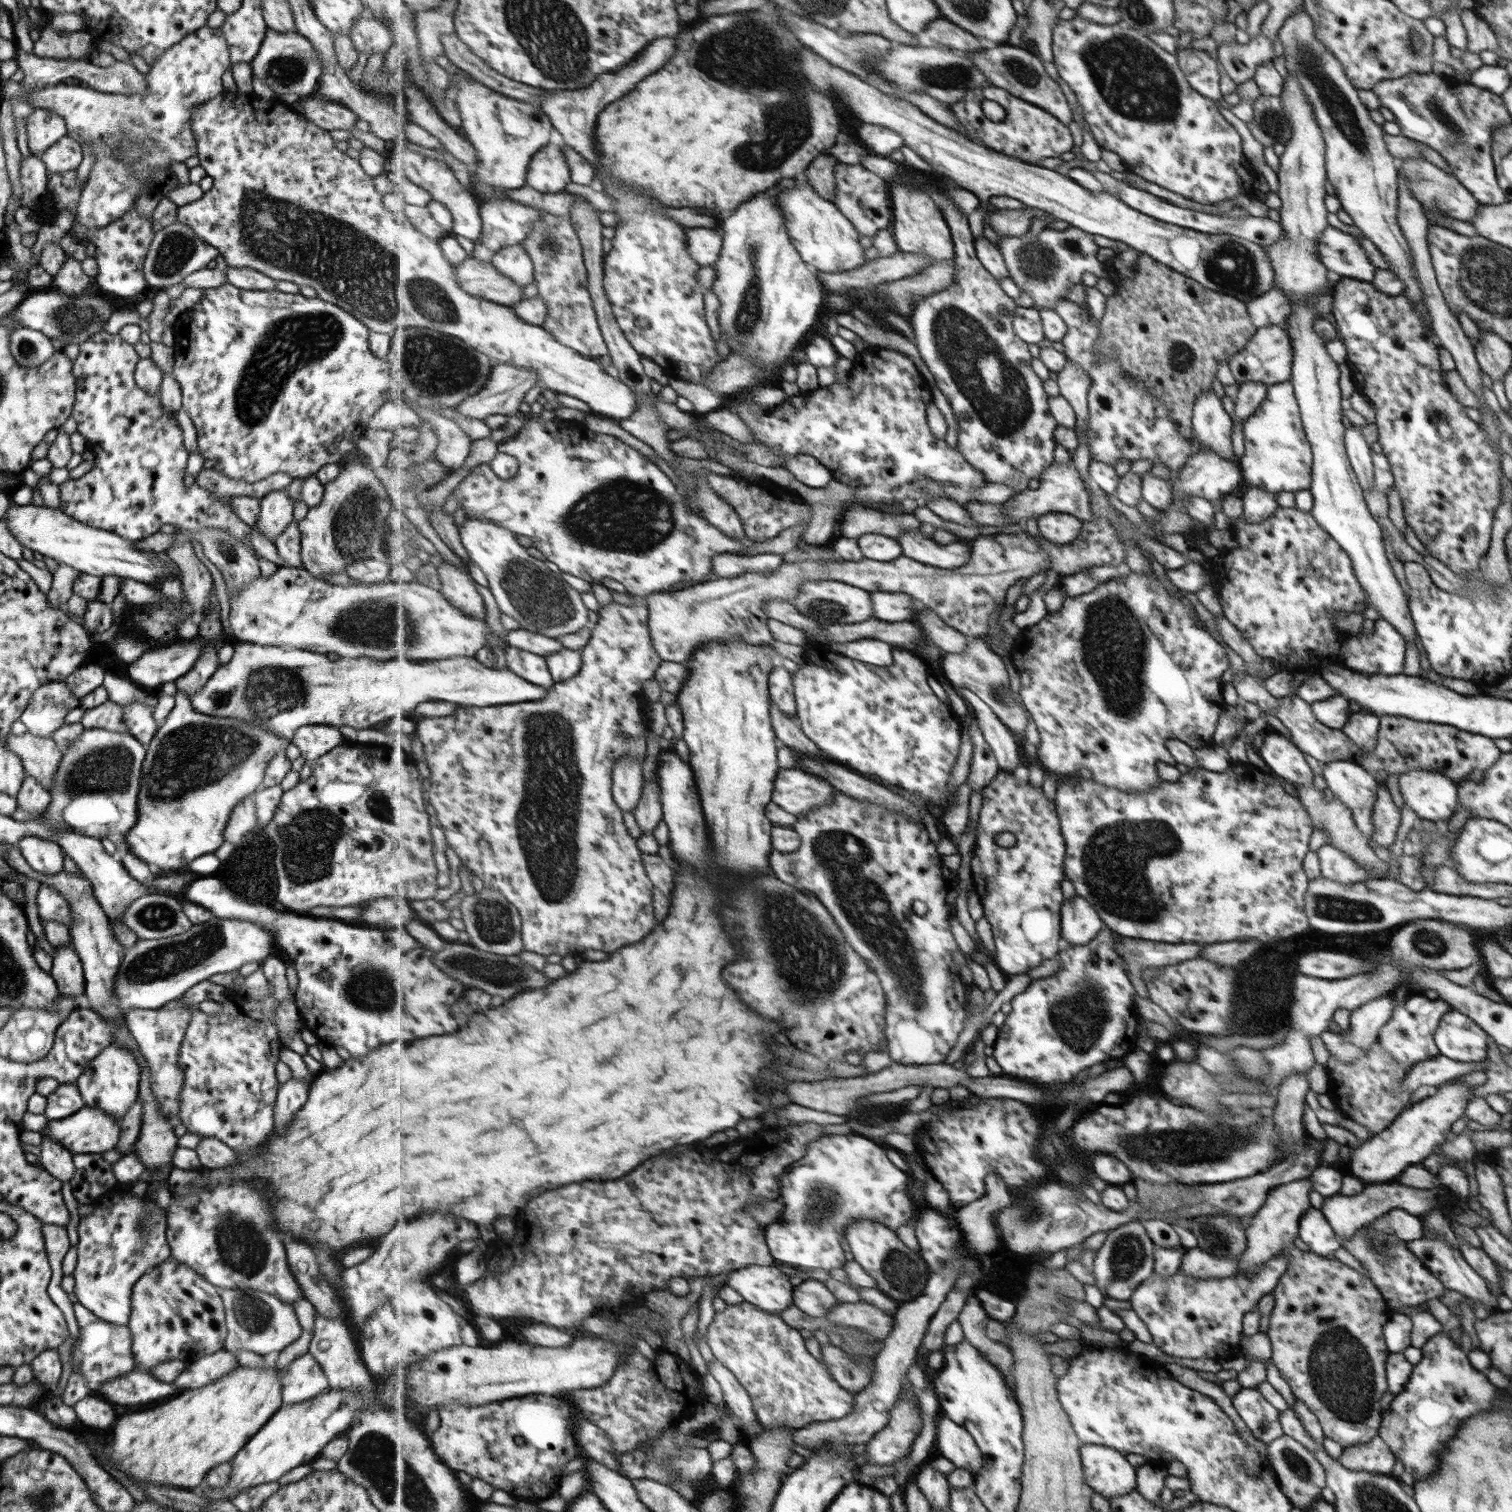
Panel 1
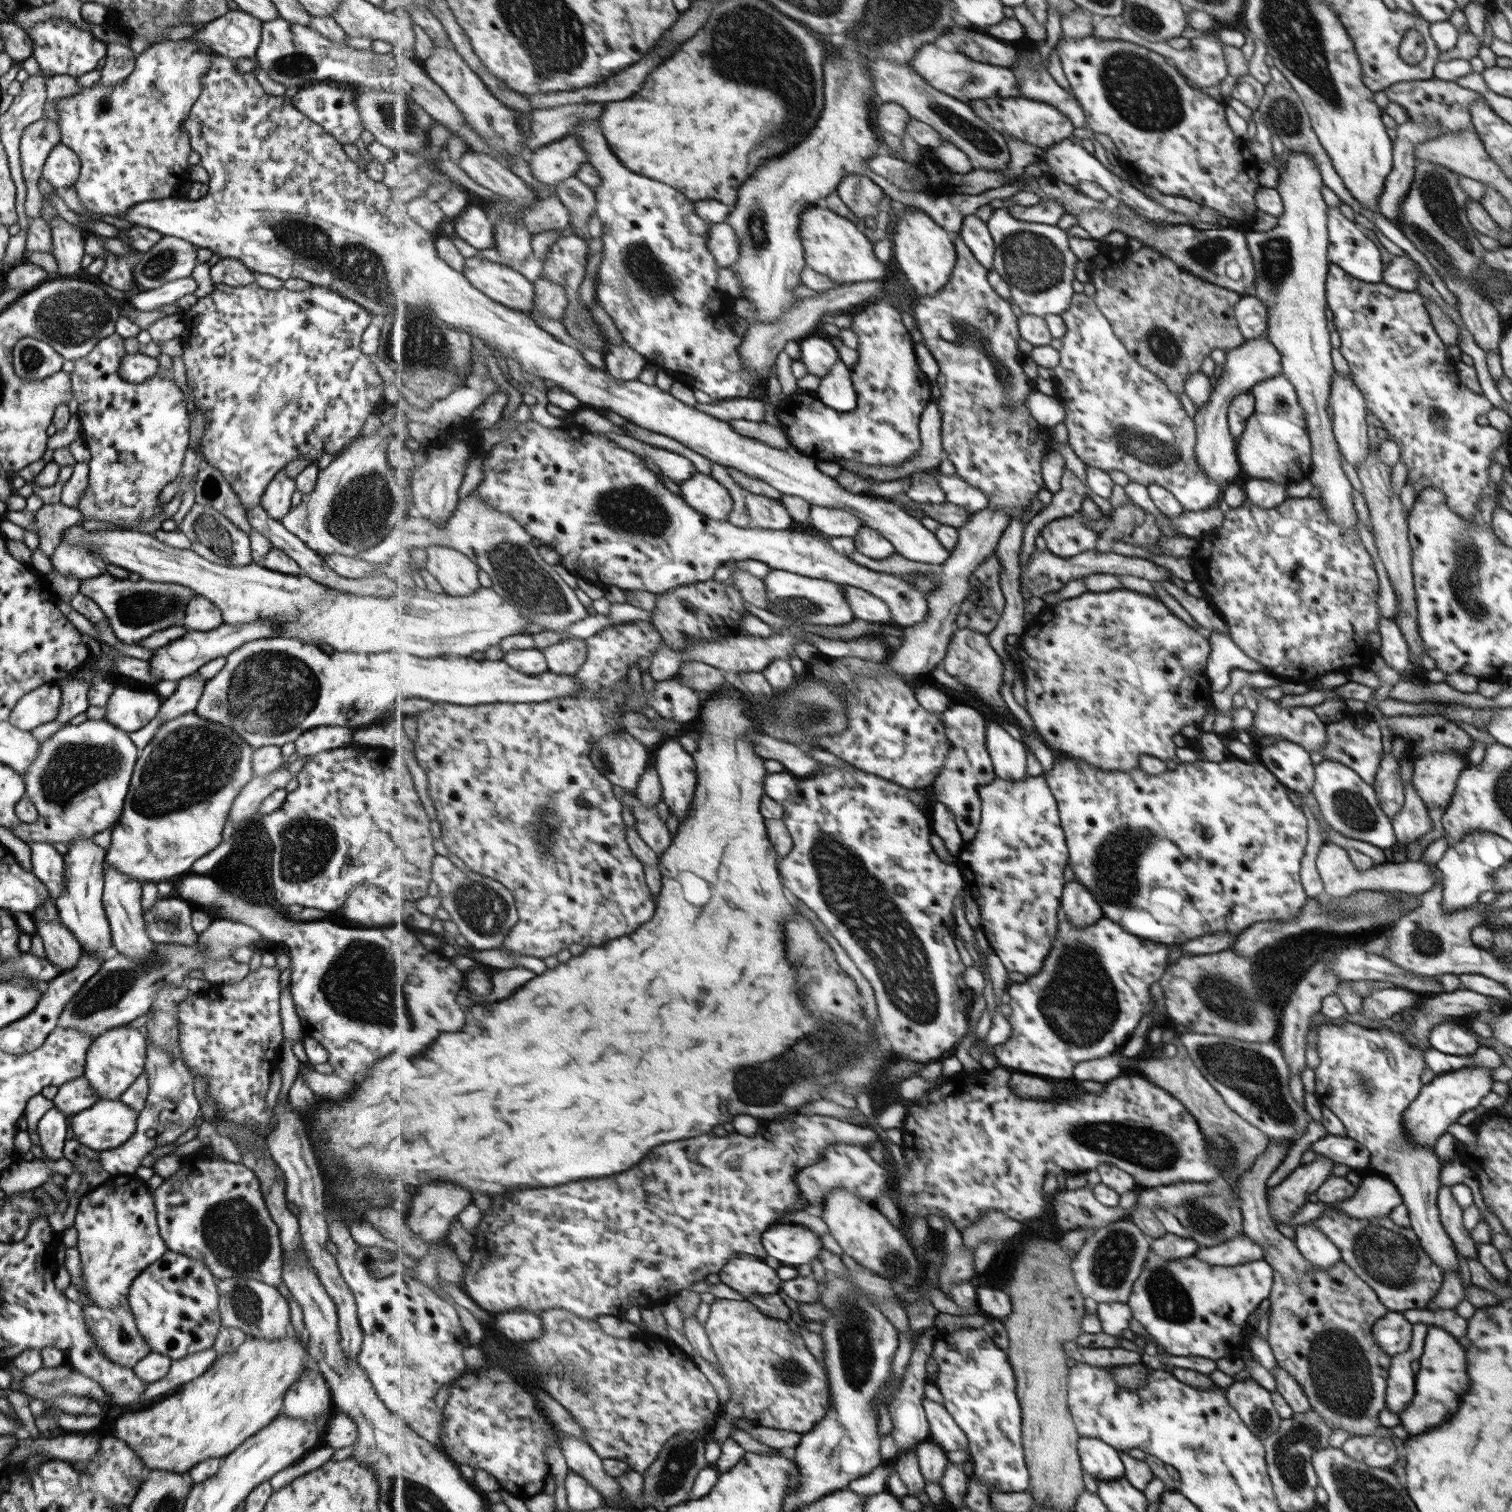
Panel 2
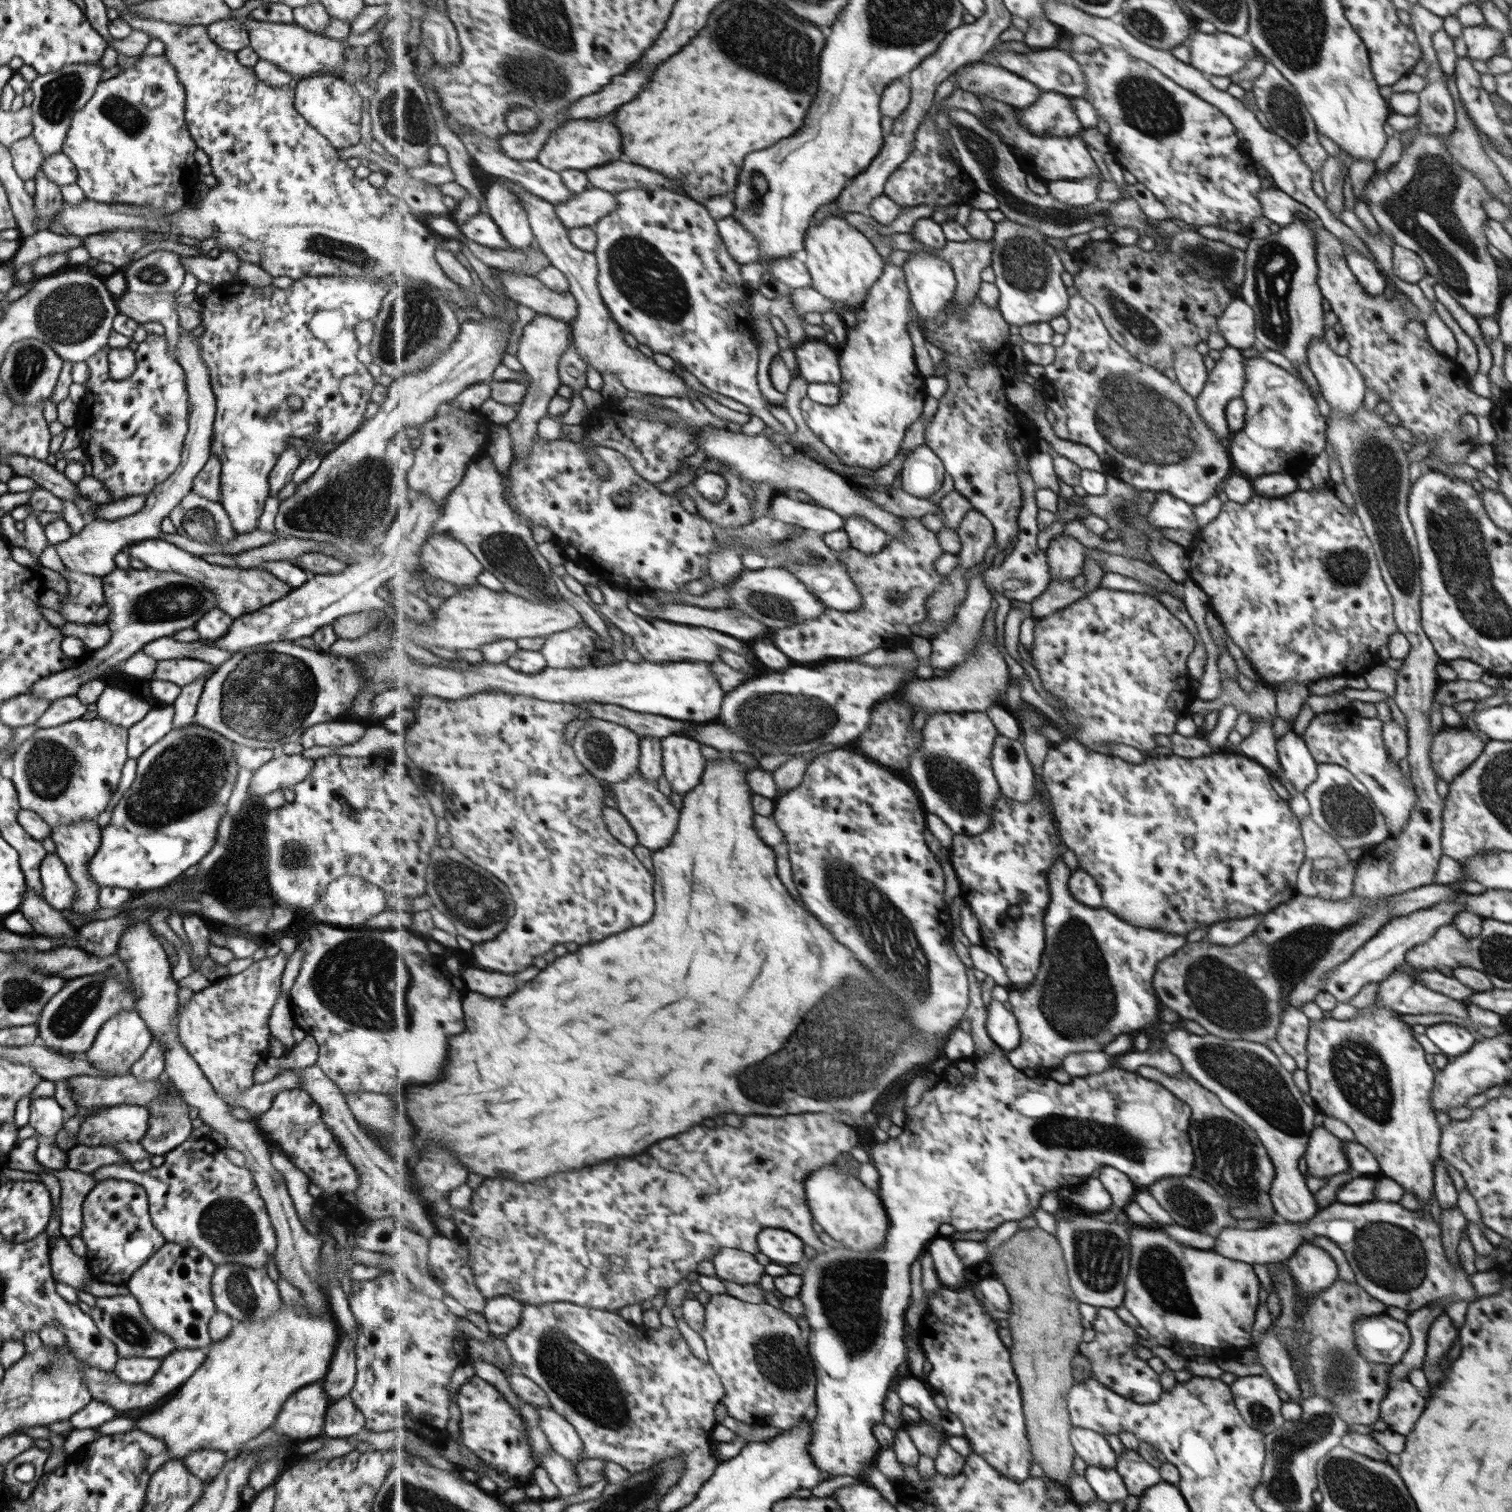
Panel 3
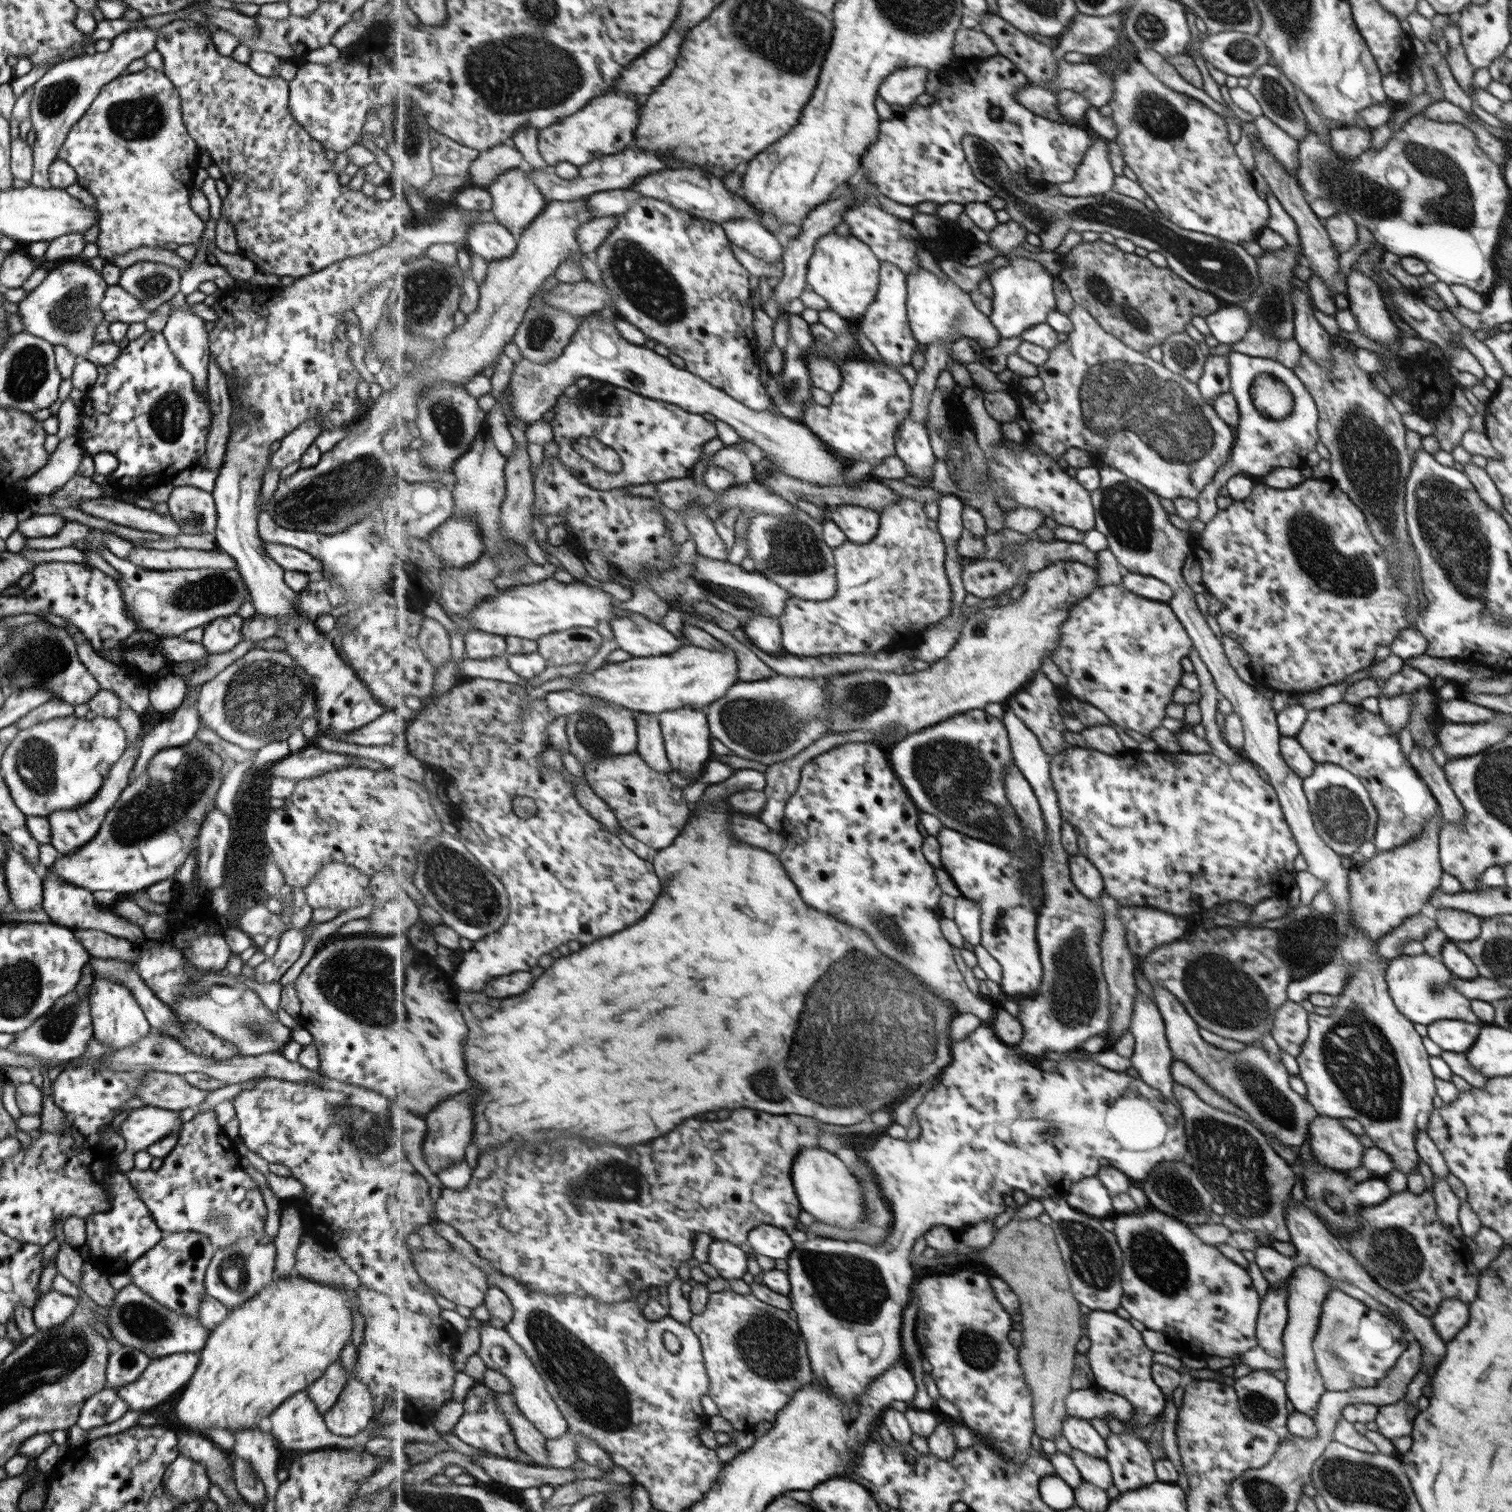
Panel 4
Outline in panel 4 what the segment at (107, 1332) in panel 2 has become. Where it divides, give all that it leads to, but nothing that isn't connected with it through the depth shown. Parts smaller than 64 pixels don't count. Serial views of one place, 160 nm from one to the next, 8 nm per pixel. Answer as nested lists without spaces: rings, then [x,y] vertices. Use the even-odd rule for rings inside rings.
[[[132,1285],[116,1291],[113,1302],[107,1307],[107,1312],[101,1316],[113,1340],[117,1340],[123,1346],[141,1351],[150,1358],[175,1353],[196,1353],[203,1348],[206,1336],[209,1334],[209,1330],[197,1318],[166,1310],[141,1292],[141,1289]]]

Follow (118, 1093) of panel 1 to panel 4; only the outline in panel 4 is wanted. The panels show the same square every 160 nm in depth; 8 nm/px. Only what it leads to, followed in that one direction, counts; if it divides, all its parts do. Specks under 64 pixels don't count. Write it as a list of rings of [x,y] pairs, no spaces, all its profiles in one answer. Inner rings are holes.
[[[93,977],[89,990],[92,992],[89,997],[89,1016],[95,1041],[99,1041],[105,1047],[111,1047],[114,1051],[119,1051],[131,1047],[151,1032],[149,1023],[126,986],[106,978]]]

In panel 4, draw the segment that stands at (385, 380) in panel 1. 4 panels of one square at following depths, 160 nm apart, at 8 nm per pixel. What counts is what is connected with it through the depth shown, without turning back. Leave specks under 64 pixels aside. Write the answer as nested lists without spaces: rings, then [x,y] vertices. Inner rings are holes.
[[[454,202],[451,207],[437,212],[437,215],[431,218],[417,219],[417,223],[408,226],[406,232],[398,228],[392,240],[367,254],[334,262],[323,270],[296,278],[286,287],[225,288],[210,306],[217,315],[217,320],[213,322],[213,329],[208,332],[208,349],[226,381],[227,378],[232,378],[230,382],[234,382],[234,392],[239,400],[241,415],[239,422],[230,428],[225,443],[224,459],[218,468],[214,487],[210,492],[216,510],[216,524],[213,529],[215,547],[225,552],[235,562],[235,570],[241,575],[256,612],[280,624],[280,631],[276,636],[287,644],[285,654],[291,656],[291,660],[295,660],[299,668],[303,668],[303,672],[309,676],[309,682],[314,686],[316,694],[314,718],[325,736],[340,737],[354,731],[381,716],[387,708],[369,692],[352,668],[343,663],[332,645],[330,636],[319,633],[313,620],[308,620],[298,612],[297,594],[283,583],[284,571],[261,548],[262,541],[257,537],[256,530],[258,512],[255,509],[255,502],[260,502],[261,476],[268,468],[269,446],[271,442],[281,440],[310,418],[318,418],[324,430],[346,427],[357,420],[362,408],[355,389],[358,387],[360,376],[347,353],[350,343],[345,337],[347,325],[344,315],[350,314],[351,307],[367,292],[381,296],[407,271],[409,260],[425,256],[431,244],[457,244],[457,242],[467,244],[471,225],[482,222],[499,223],[492,210],[466,210]]]

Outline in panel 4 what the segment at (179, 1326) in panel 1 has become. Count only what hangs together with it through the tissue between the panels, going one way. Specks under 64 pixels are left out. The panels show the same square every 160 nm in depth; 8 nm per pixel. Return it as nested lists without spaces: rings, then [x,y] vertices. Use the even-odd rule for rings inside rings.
[[[198,1232],[164,1234],[153,1248],[130,1264],[128,1273],[131,1275],[131,1285],[141,1289],[166,1310],[198,1319],[199,1305],[204,1295],[203,1276],[214,1251],[209,1239]]]

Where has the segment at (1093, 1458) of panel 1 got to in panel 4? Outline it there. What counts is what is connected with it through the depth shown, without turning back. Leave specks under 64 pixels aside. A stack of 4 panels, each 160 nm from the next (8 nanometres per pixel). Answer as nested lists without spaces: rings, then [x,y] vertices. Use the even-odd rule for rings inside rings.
[[[1067,1415],[1062,1423],[1061,1435],[1071,1448],[1105,1460],[1108,1451],[1105,1438],[1099,1436],[1090,1421]]]

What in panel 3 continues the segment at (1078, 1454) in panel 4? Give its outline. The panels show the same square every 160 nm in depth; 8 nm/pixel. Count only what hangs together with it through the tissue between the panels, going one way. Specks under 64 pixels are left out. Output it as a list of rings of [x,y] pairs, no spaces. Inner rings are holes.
[[[1087,1464],[1083,1477],[1096,1494],[1096,1498],[1107,1505],[1113,1502],[1124,1503],[1129,1496],[1114,1468],[1097,1468]]]

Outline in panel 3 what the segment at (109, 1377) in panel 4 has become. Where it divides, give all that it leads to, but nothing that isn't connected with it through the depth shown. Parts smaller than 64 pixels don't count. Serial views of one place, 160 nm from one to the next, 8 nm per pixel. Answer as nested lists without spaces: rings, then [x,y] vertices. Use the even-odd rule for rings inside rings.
[[[118,1356],[115,1363],[113,1374],[126,1383],[148,1382],[159,1368],[162,1359],[143,1358],[143,1357],[125,1357]]]

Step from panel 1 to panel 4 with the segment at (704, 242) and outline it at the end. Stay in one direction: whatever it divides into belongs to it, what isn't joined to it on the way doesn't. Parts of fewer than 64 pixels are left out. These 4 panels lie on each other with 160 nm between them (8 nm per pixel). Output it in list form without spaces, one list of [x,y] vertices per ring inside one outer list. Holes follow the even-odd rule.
[[[737,219],[721,225],[734,246],[770,263],[783,261],[783,246],[777,240],[777,234],[769,232],[759,220]]]

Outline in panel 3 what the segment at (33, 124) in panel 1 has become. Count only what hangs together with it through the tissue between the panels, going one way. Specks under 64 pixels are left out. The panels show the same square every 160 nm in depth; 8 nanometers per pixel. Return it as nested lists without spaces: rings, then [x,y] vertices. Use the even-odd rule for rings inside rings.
[[[29,135],[16,140],[8,148],[12,158],[12,167],[21,181],[32,180],[40,169],[44,156],[35,139]]]

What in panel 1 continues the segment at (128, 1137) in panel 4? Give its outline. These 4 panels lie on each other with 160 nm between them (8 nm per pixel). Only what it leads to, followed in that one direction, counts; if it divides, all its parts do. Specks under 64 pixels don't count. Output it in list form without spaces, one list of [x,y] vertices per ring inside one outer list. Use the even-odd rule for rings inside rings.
[[[83,1105],[77,1112],[65,1118],[47,1121],[40,1133],[59,1143],[72,1154],[102,1154],[115,1148],[119,1140],[119,1131],[119,1120],[115,1120],[113,1116],[105,1114],[98,1108]]]

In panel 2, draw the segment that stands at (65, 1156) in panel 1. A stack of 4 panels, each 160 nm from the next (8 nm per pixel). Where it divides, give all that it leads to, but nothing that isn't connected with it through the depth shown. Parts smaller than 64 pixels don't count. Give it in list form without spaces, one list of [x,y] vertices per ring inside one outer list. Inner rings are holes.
[[[52,1106],[37,1121],[35,1129],[39,1136],[39,1146],[46,1158],[50,1161],[63,1158],[62,1147],[67,1132],[66,1117]]]

